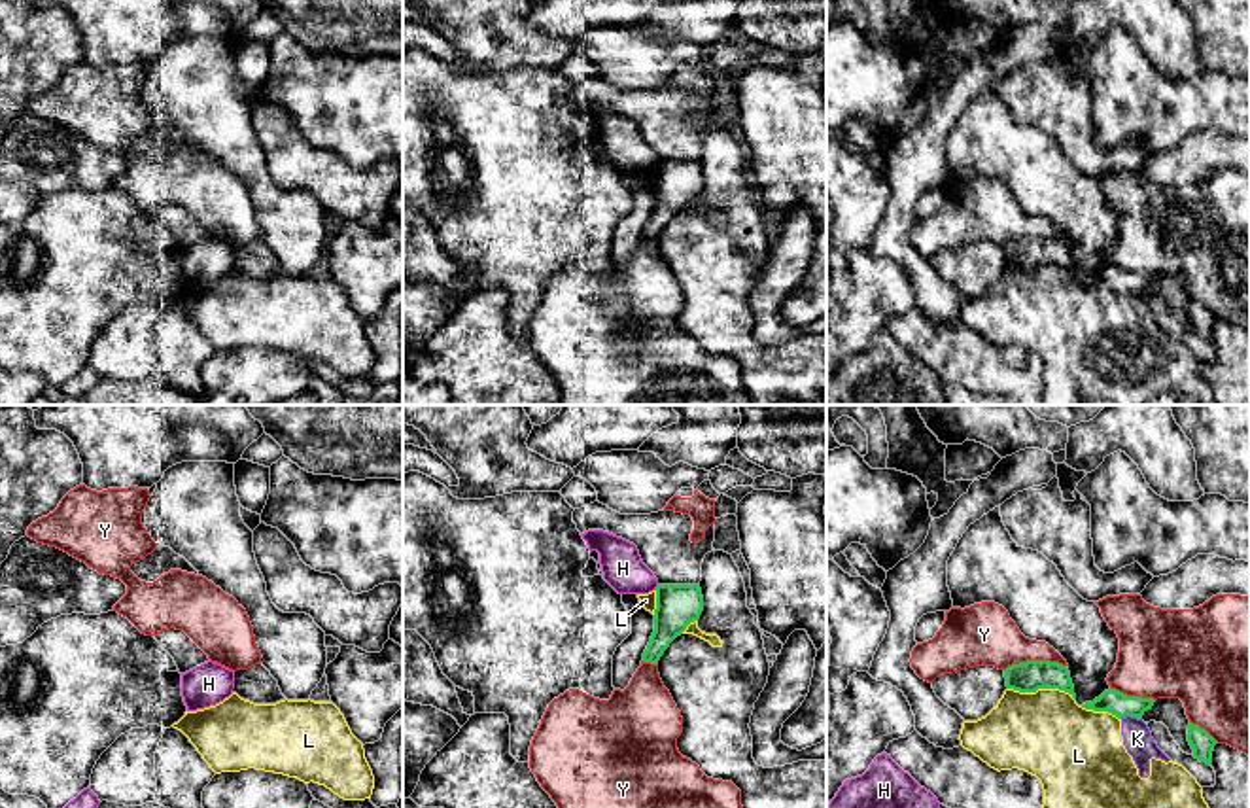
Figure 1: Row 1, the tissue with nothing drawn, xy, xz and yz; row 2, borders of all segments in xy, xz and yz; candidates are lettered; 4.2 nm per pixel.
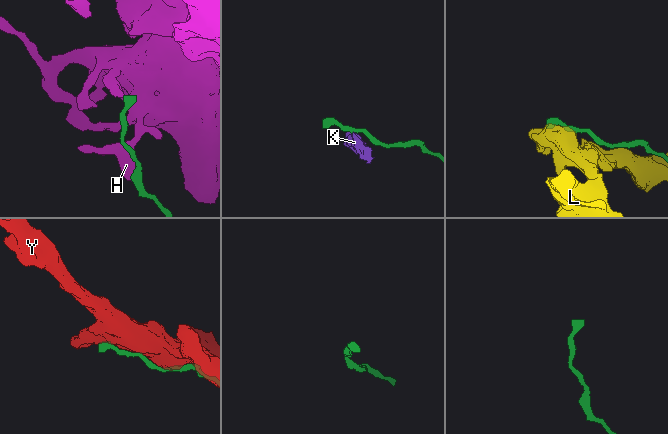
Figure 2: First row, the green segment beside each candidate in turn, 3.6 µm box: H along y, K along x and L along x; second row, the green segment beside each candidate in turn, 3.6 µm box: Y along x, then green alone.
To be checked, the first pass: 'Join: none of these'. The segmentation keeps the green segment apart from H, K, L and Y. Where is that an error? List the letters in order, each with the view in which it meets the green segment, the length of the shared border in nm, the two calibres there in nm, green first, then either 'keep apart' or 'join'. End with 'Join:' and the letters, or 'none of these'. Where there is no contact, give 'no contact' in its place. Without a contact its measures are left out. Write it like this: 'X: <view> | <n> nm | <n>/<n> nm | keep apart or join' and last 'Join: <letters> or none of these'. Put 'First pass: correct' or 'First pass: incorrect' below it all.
H: xz | 30 nm | 180/180 nm | join
K: yz | 90 nm | 100/130 nm | keep apart
L: yz | 300 nm | 130/360 nm | keep apart
Y: yz | 260 nm | 130/260 nm | keep apart
Join: H
First pass: incorrect

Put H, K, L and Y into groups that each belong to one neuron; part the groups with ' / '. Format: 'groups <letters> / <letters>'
groups H / K L / Y

